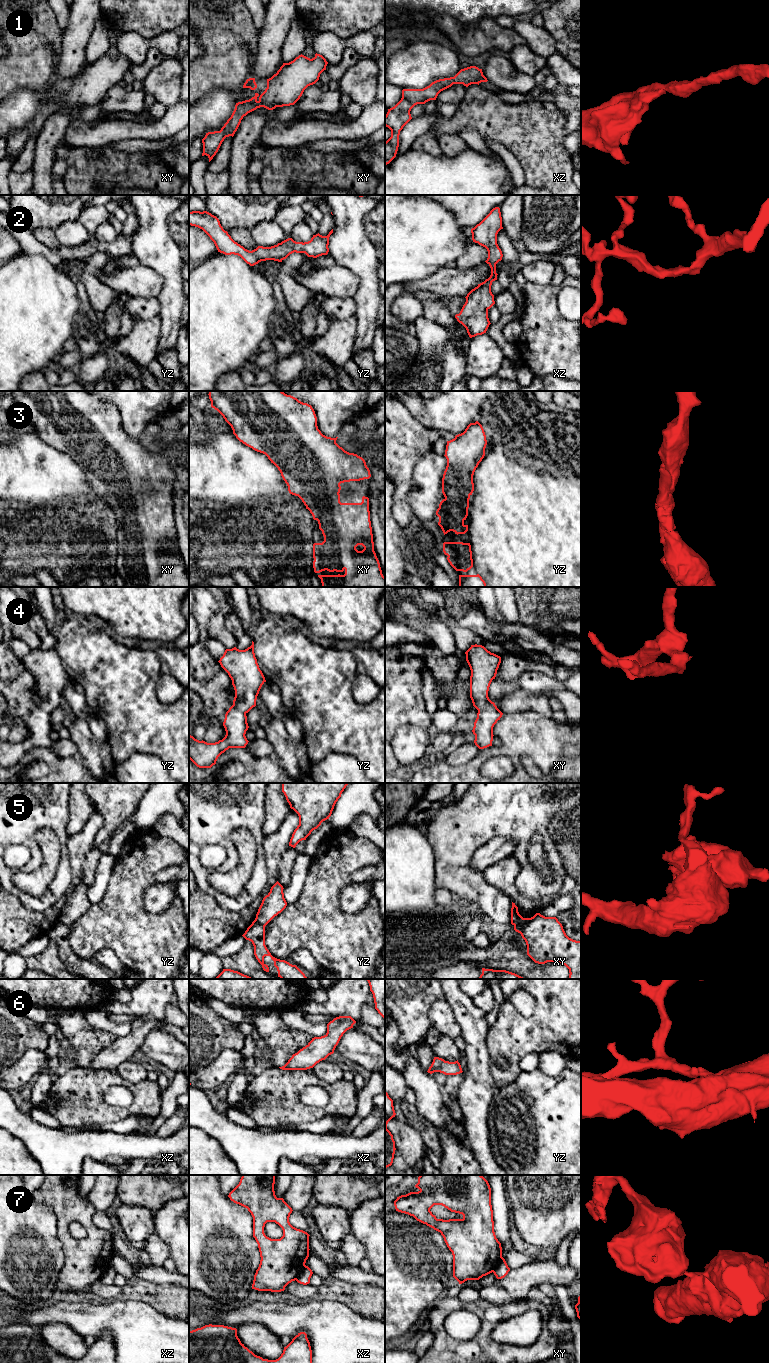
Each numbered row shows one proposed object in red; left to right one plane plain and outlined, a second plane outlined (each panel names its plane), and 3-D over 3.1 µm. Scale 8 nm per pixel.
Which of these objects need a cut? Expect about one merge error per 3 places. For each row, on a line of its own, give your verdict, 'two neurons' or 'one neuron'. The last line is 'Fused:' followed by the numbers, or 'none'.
1: one neuron
2: one neuron
3: one neuron
4: one neuron
5: two neurons
6: one neuron
7: two neurons
Fused: 5, 7

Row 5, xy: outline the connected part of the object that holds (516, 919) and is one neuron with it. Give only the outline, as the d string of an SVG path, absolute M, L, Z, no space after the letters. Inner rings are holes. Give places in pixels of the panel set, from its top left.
M512 902L512 908L511 908L511 924L512 925L524 926L530 921L531 918L523 918L518 912L518 907L515 905L515 903Z

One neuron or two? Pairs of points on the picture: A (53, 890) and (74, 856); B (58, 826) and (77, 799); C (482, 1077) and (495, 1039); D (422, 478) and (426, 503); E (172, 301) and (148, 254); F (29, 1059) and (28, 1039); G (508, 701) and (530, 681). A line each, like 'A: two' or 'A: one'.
A: two
B: two
C: two
D: one
E: one
F: two
G: two

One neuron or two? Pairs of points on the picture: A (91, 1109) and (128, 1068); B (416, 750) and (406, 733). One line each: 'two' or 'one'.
A: two
B: one

